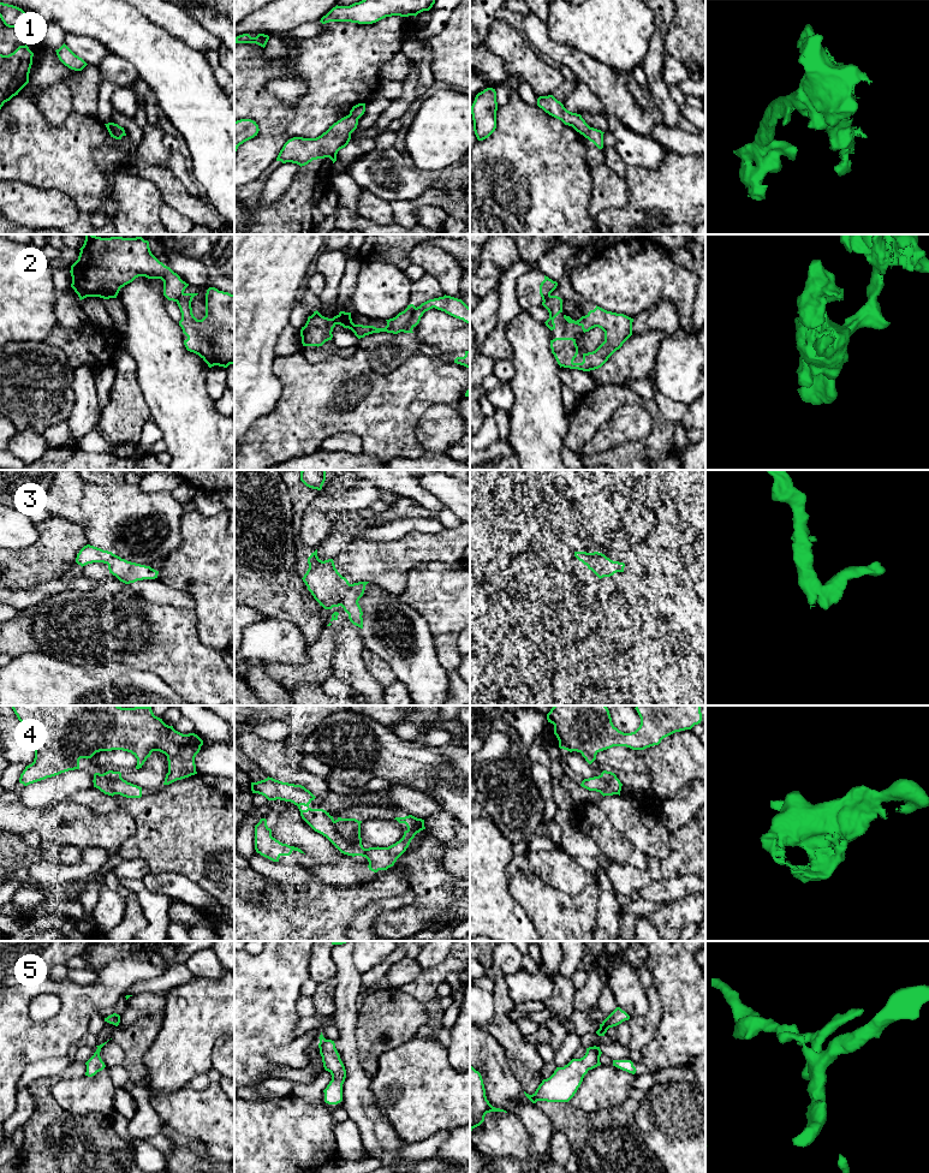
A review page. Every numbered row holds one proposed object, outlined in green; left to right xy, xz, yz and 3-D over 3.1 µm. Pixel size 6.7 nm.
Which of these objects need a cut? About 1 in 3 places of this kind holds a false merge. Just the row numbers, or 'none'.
1, 2, 3, 4

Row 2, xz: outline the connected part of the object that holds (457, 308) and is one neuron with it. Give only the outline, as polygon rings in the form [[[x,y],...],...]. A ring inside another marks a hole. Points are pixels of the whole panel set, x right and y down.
[[[451,296],[429,299],[417,306],[411,315],[409,324],[403,329],[404,333],[413,333],[412,329],[419,323],[423,314],[430,309],[437,309],[446,314],[470,323],[470,308],[461,300]]]

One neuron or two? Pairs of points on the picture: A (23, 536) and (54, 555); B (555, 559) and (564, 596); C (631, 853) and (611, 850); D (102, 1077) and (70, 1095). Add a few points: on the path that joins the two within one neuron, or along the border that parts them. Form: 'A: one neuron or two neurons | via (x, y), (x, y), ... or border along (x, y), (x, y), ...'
A: two neurons | border along (35, 524), (37, 539), (29, 546), (12, 549)
B: two neurons | border along (549, 566), (572, 573), (581, 573), (585, 570)
C: one neuron | via (626, 852), (615, 850)
D: one neuron | via (94, 1085), (84, 1095), (78, 1095)

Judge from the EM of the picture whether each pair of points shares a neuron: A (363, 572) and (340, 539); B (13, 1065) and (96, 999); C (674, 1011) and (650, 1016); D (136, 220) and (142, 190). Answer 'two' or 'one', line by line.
A: two
B: one
C: two
D: one

